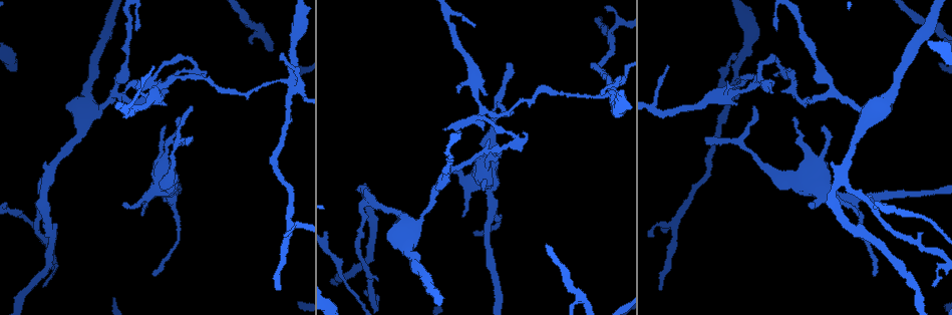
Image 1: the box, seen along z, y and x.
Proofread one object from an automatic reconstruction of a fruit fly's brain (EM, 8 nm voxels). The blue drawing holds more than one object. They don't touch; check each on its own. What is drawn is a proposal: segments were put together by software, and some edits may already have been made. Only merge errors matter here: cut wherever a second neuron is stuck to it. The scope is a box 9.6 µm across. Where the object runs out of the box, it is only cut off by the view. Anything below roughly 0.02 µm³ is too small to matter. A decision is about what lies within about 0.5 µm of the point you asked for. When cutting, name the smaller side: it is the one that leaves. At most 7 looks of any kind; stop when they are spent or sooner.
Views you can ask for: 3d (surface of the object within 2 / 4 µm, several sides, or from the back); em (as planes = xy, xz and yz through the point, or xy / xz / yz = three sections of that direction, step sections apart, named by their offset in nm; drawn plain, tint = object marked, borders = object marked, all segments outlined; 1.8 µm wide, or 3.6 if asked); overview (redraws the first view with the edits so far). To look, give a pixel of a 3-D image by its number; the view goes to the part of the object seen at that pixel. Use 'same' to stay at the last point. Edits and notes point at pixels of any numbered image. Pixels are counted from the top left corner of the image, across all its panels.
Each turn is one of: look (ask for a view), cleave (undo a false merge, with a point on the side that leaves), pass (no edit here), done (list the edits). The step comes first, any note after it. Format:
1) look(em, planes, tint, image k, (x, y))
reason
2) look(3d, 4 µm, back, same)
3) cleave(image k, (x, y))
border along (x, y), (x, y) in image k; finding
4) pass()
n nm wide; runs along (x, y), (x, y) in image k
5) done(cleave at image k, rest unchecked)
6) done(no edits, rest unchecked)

look(3d, 2 µm, image 1, (835, 95))
three-way junction

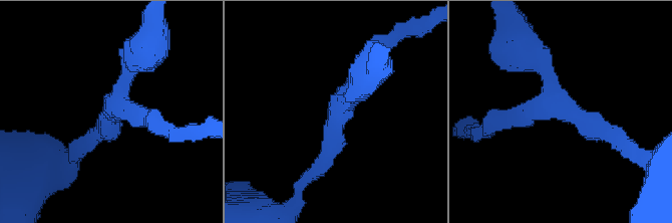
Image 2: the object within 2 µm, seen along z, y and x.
look(em, planes, tint, image 2, (338, 106))
3 arms

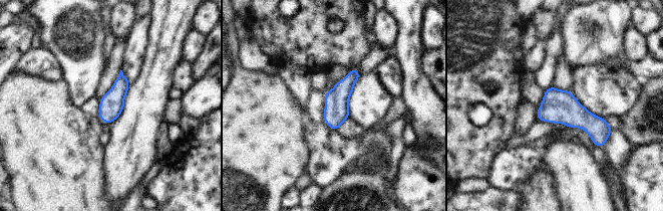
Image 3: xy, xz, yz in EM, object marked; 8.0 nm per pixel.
pass()
all the same neuron

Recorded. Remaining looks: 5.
look(em, 3.6 µm, planes, borders, image 1, (755, 85))
four arms meet

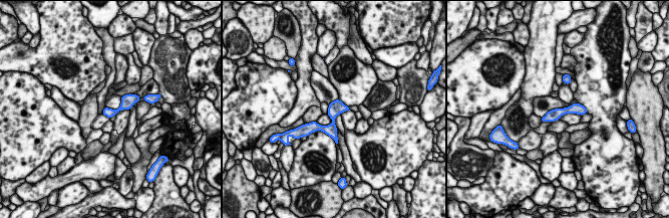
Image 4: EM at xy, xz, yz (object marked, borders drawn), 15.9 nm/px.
pass()
runs along (584, 110), (566, 110), (545, 119) in image 4; all the same neuron

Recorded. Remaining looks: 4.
look(3d, 2 µm, image 1, (291, 218))
arms part here

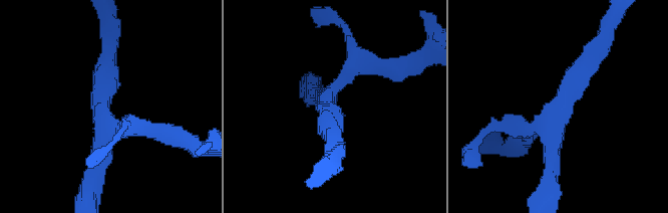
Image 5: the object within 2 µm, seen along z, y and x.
look(em, planes, tint, image 5, (558, 111))
shape alone is not enough

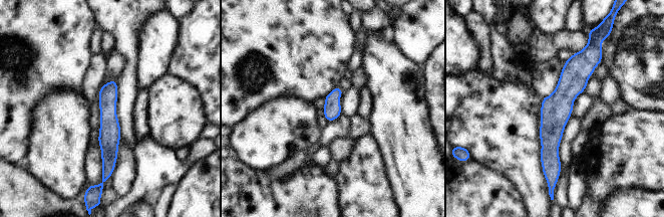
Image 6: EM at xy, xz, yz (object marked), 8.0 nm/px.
pass()
140 nm wide; continuous, no second neuron

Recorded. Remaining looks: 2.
done(no edits, rest unchecked)

